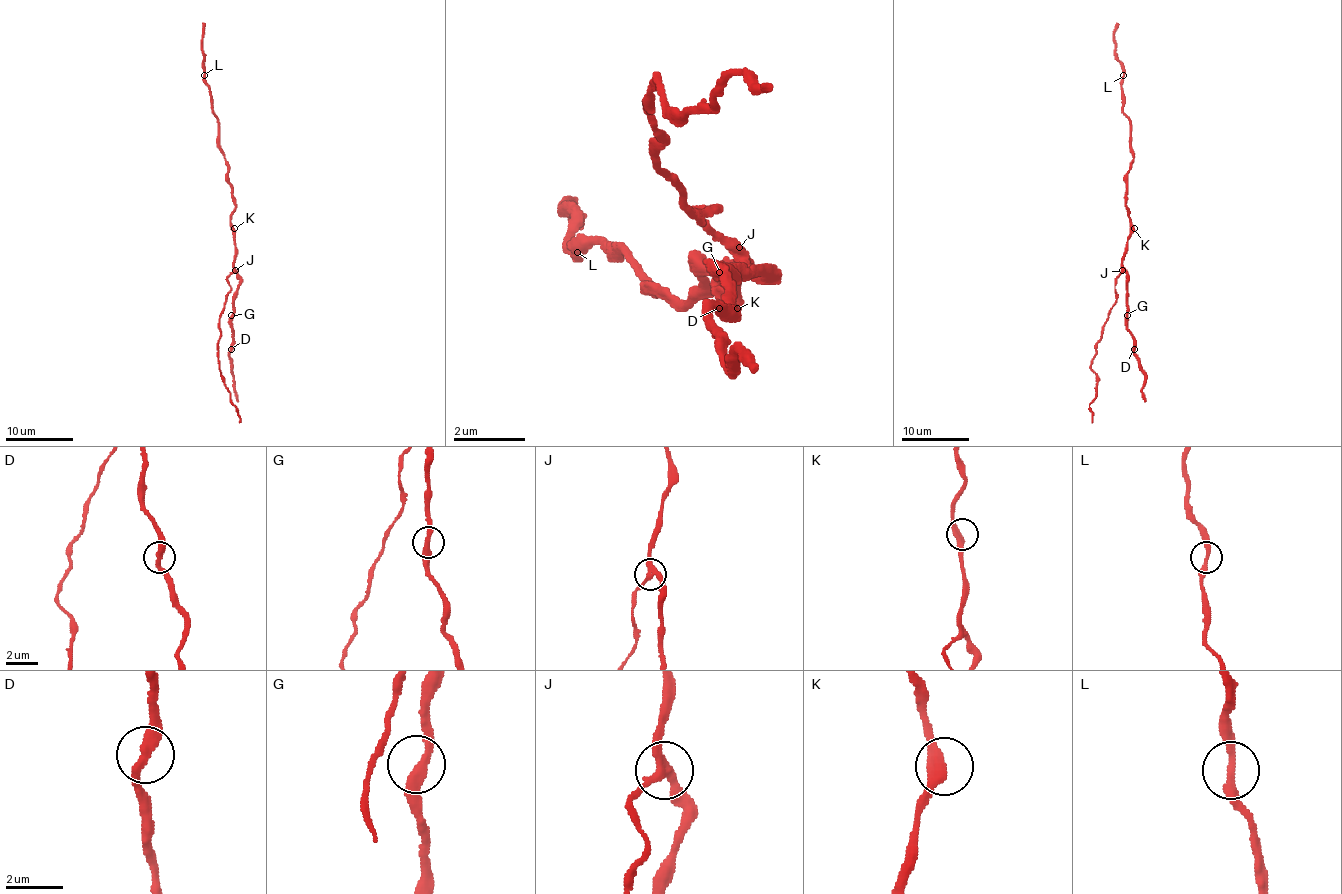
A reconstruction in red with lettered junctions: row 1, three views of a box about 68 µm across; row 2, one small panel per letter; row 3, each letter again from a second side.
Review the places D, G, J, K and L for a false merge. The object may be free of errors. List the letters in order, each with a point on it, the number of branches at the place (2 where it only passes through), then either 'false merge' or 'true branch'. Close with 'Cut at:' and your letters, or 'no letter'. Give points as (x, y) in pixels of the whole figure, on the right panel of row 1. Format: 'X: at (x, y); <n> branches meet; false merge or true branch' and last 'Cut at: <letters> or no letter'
D: at (1134, 349); 2 branches meet; true branch
G: at (1127, 315); 2 branches meet; true branch
J: at (1122, 270); 3 branches meet; false merge
K: at (1134, 228); 2 branches meet; true branch
L: at (1123, 75); 2 branches meet; true branch
Cut at: J

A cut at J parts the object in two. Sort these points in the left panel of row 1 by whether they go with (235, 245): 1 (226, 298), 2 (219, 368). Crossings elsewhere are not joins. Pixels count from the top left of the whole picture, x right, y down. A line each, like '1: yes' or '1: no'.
1: no
2: no

